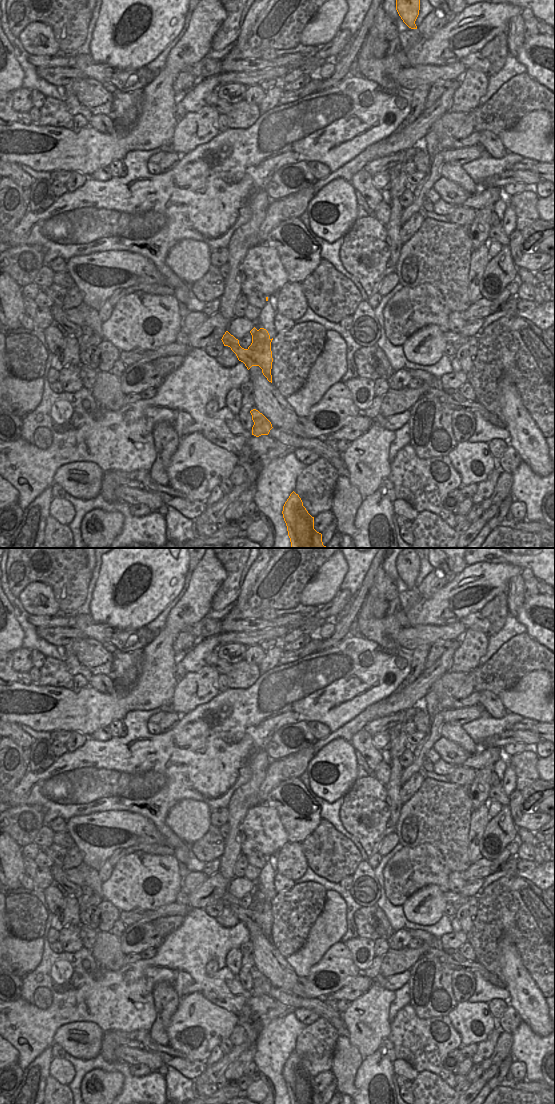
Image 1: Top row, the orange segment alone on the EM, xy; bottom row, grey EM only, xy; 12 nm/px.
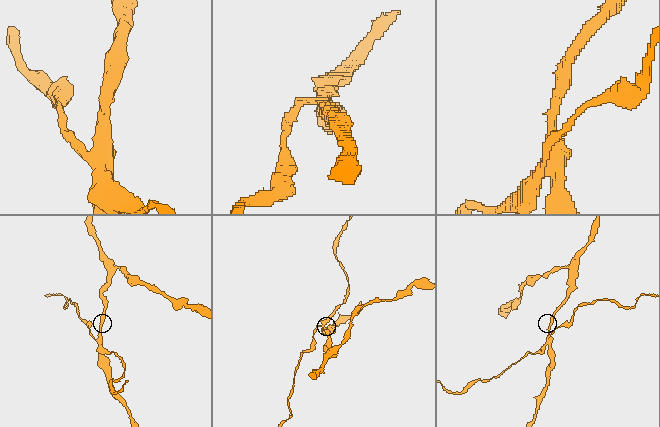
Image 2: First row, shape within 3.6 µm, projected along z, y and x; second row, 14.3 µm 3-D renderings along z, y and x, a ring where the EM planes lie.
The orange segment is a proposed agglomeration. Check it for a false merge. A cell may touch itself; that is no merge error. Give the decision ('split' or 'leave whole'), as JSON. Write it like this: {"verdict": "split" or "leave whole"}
{"verdict": "split"}

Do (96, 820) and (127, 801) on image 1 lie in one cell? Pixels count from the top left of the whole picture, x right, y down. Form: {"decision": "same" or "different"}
{"decision": "different"}

